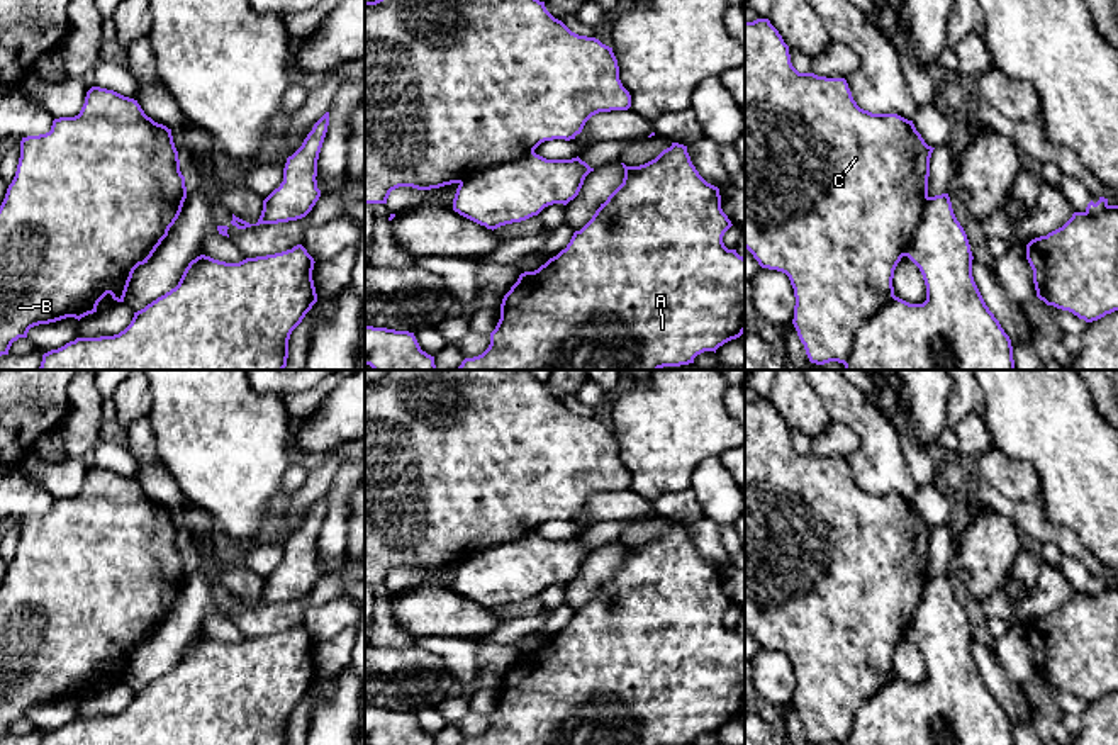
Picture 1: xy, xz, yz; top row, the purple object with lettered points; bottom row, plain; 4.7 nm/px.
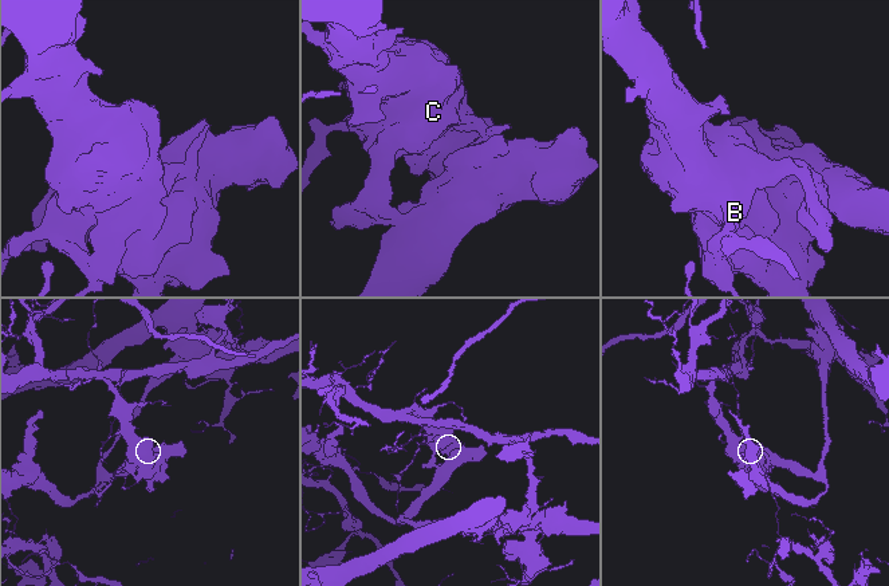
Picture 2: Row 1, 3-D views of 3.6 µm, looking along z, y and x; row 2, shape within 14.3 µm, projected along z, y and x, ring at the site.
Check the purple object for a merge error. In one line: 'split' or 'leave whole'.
split

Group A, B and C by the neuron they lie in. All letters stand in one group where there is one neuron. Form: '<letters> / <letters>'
A / B C

